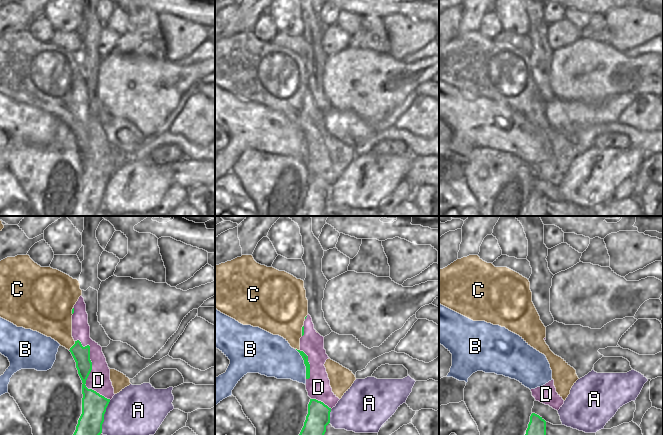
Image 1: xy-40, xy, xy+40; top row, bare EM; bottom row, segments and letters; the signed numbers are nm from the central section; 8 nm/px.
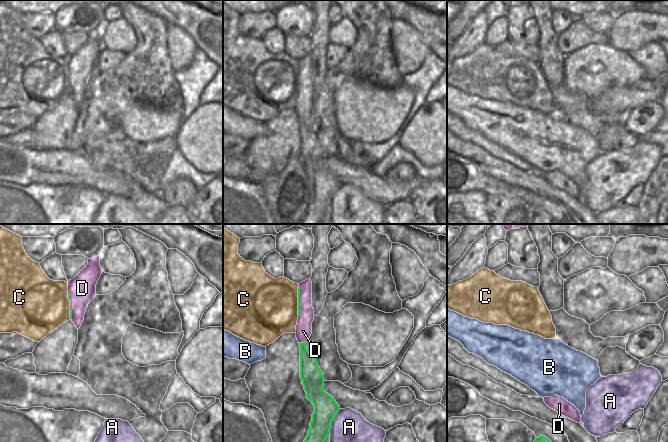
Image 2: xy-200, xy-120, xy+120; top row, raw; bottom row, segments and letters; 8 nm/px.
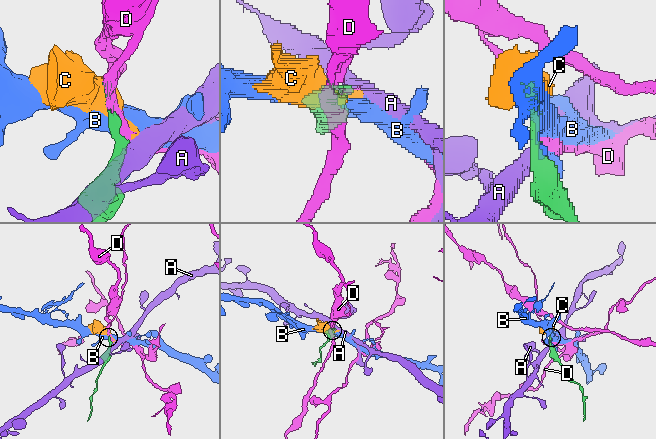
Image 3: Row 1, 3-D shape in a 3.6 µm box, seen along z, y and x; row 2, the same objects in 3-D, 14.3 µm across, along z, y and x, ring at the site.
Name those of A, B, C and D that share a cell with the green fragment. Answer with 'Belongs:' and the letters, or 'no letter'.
Belongs: C

